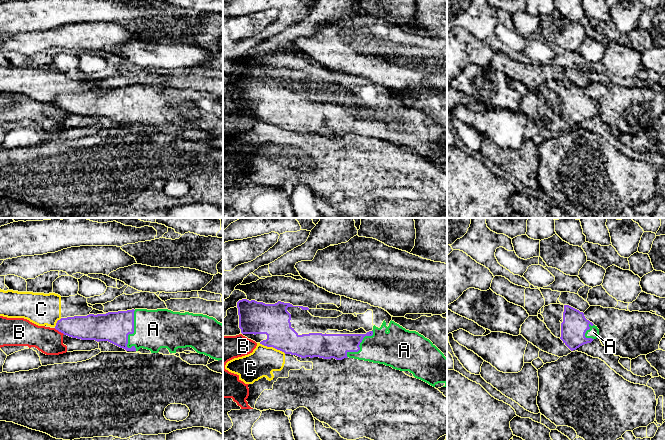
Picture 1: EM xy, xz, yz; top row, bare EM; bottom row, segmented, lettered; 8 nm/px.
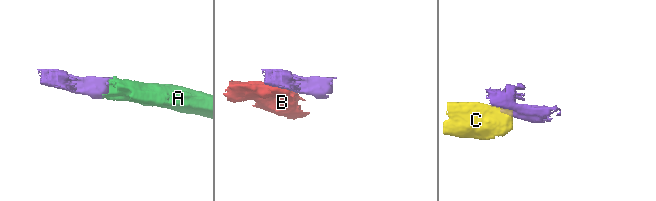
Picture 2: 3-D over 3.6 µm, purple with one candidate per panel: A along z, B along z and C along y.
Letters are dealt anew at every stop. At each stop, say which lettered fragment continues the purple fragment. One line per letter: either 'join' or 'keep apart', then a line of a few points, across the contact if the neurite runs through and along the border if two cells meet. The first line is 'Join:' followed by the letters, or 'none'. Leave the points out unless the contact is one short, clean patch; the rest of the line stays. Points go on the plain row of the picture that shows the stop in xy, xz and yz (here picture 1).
Join: A
A: join
B: keep apart
C: keep apart; line xz (259, 119), (265, 122), (272, 122), (285, 129)

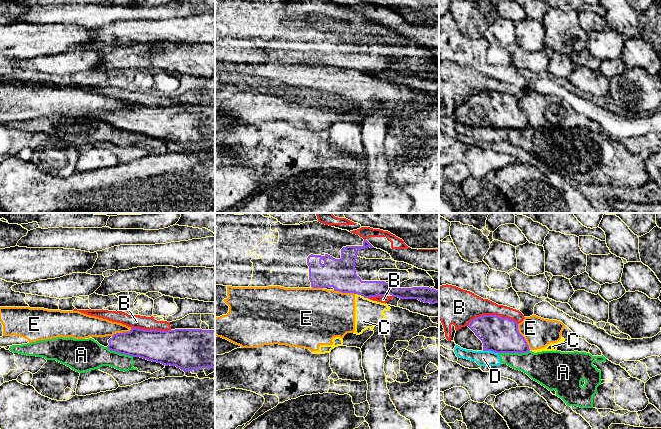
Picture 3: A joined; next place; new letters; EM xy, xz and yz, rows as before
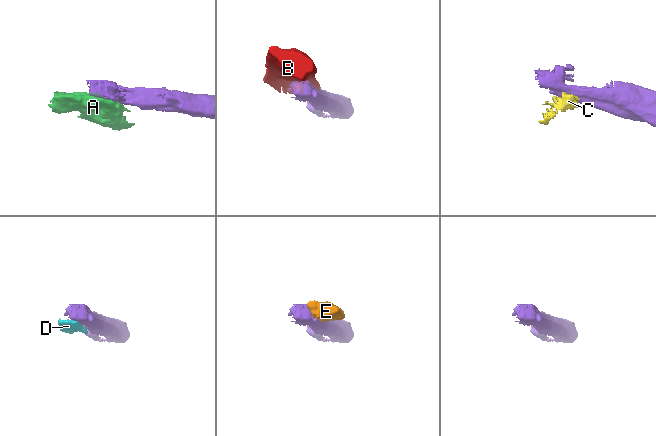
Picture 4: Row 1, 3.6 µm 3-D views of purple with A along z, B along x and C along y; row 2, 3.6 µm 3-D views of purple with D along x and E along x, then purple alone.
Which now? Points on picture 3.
Join: none
A: keep apart
B: keep apart
C: keep apart; line xz (356, 69), (368, 75)
D: keep apart; line yz (483, 126), (491, 126), (498, 130)
E: keep apart; line yz (517, 100), (519, 109), (530, 125)

